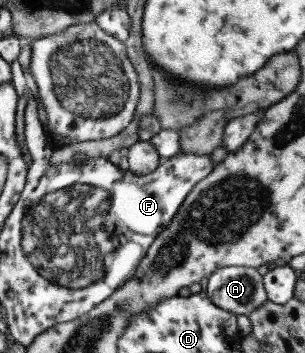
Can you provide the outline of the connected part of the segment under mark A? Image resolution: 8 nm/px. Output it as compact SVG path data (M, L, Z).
M225 266L213 272L205 292L218 308L239 314L248 314L267 298L263 276L249 266Z

